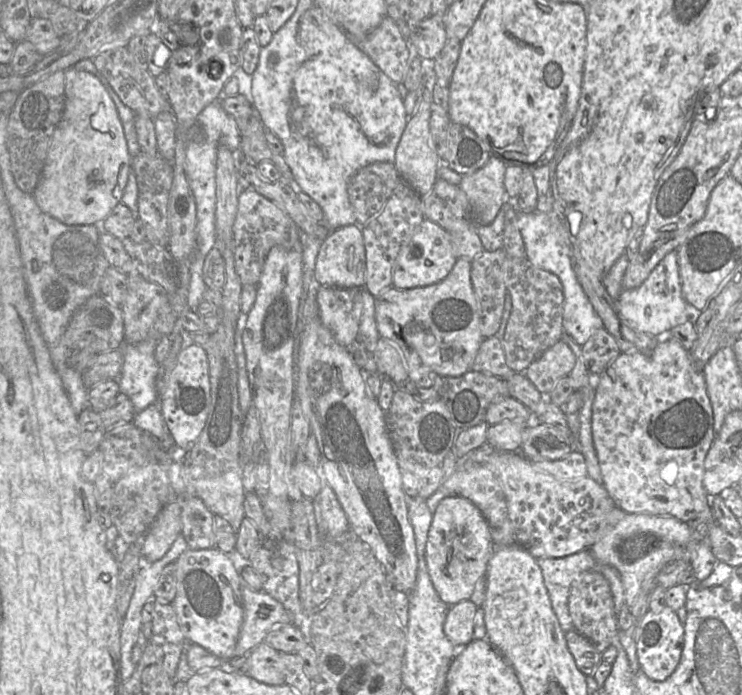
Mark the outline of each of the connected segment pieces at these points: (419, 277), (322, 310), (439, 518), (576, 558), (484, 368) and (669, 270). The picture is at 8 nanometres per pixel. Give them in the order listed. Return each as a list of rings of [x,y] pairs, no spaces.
[[[424,218],[399,251],[393,270],[392,287],[409,289],[436,284],[449,274],[456,260],[450,234],[437,223]]]
[[[321,286],[317,290],[316,302],[322,324],[328,328],[337,343],[350,348],[357,342],[359,323],[362,315],[362,289]]]
[[[461,496],[443,498],[432,514],[425,548],[427,571],[440,600],[449,607],[469,600],[476,582],[485,578],[492,552],[491,529],[481,511]]]
[[[584,549],[567,557],[538,558],[537,563],[541,568],[552,609],[562,630],[574,630],[568,608],[569,595],[577,578],[594,570],[596,559],[589,549]]]
[[[495,336],[482,341],[472,369],[507,381],[515,372],[506,364],[502,342]]]
[[[677,250],[669,252],[639,287],[623,290],[615,303],[620,318],[628,328],[654,337],[664,336],[672,328],[687,322]]]

